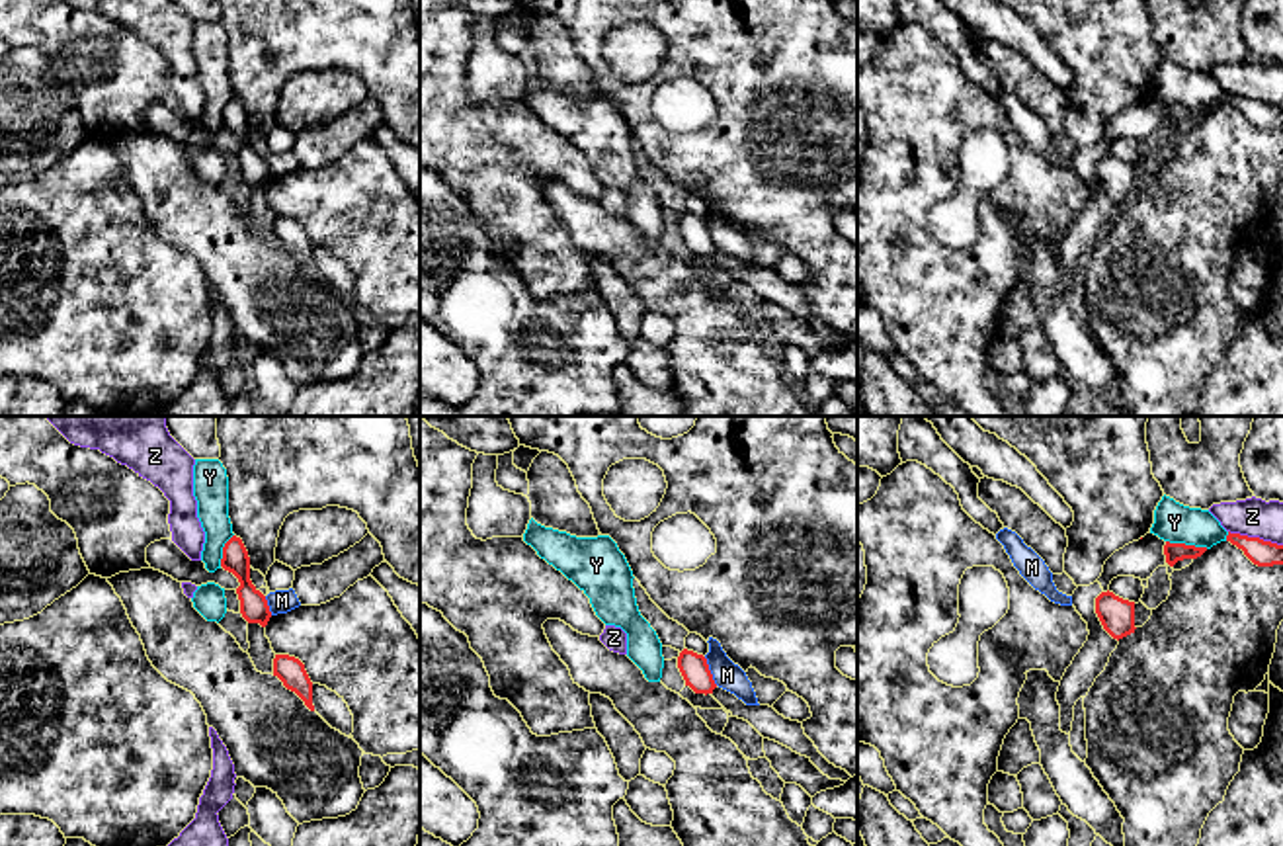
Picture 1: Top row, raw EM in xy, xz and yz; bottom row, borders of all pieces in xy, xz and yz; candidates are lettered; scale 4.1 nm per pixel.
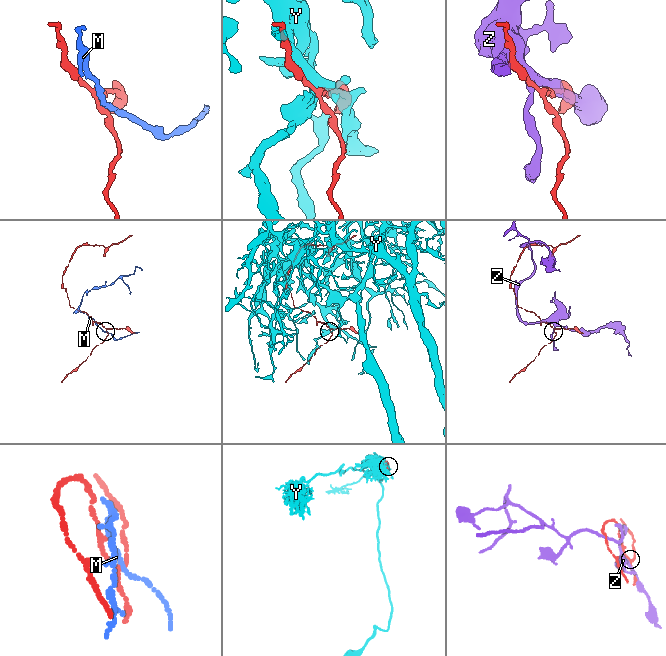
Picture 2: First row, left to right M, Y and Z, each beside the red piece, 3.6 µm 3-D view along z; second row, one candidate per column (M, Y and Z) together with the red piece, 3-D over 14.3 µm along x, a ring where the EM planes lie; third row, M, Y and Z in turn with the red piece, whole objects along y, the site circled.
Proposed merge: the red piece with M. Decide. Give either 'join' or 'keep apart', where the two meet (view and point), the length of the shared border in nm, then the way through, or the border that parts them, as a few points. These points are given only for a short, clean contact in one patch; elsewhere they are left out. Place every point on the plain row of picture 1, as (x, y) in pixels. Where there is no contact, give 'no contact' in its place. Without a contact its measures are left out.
keep apart; meets red in xz at (709, 233); contact 130 nm long; border along xz (703, 219), (717, 247)

